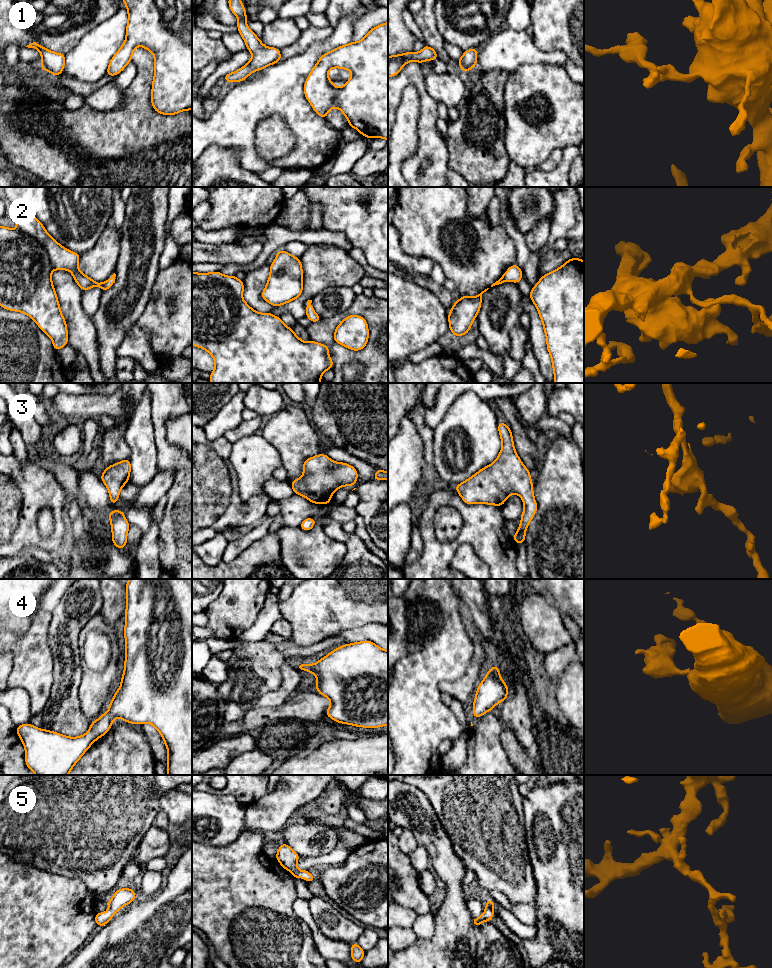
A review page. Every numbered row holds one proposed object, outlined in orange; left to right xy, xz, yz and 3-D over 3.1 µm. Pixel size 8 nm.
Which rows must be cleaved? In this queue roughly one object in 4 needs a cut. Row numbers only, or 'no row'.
no row

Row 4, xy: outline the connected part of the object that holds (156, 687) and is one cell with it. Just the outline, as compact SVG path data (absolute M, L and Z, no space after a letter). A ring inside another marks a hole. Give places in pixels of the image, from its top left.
M129 579L125 589L124 673L109 712L91 722L88 732L79 737L68 737L30 723L18 726L16 733L25 747L26 765L36 775L68 775L90 746L108 732L115 718L131 724L153 725L167 747L168 775L192 775L192 579Z

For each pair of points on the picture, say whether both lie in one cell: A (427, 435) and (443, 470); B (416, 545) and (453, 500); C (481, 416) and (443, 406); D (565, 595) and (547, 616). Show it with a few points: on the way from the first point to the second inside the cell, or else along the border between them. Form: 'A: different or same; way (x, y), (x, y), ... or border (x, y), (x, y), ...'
A: different; border (432, 430), (433, 463), (437, 470)
B: different; border (417, 526), (423, 544)
C: different; border (463, 393), (452, 403), (443, 419), (435, 427)
D: different; border (539, 589), (563, 615)

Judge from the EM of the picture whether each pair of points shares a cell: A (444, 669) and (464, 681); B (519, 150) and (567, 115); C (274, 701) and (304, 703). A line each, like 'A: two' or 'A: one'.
A: two
B: one
C: two

